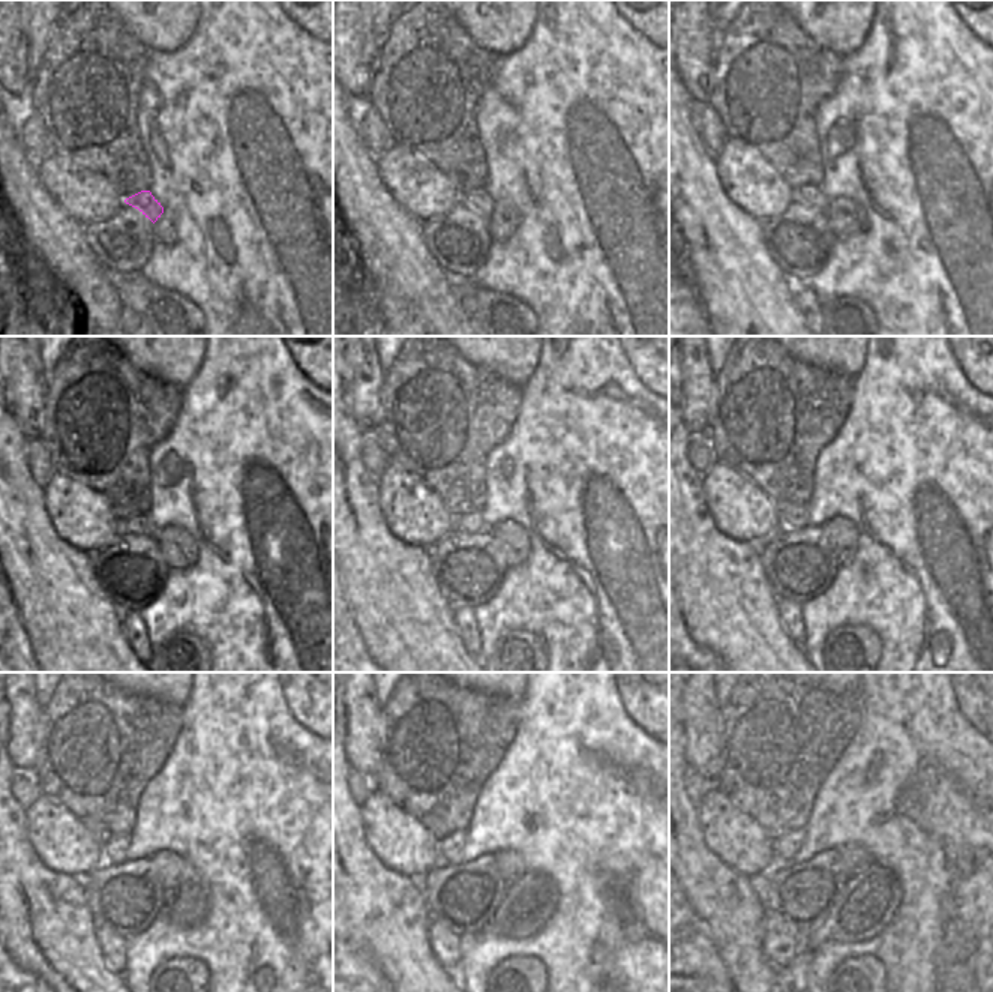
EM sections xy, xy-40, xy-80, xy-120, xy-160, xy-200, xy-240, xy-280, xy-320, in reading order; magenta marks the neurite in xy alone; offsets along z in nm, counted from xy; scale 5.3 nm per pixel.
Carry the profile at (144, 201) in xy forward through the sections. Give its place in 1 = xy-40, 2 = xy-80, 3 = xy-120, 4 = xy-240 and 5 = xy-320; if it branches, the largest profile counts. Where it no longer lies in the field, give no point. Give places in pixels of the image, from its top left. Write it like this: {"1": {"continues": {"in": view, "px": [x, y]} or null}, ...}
{"1": {"continues": {"in": "xy-40", "px": [477, 200]}}, "2": {"continues": {"in": "xy-80", "px": [809, 194]}}, "3": {"continues": {"in": "xy-120", "px": [140, 524]}}, "4": {"continues": {"in": "xy-240", "px": [114, 848]}}, "5": {"continues": {"in": "xy-320", "px": [786, 847]}}}

